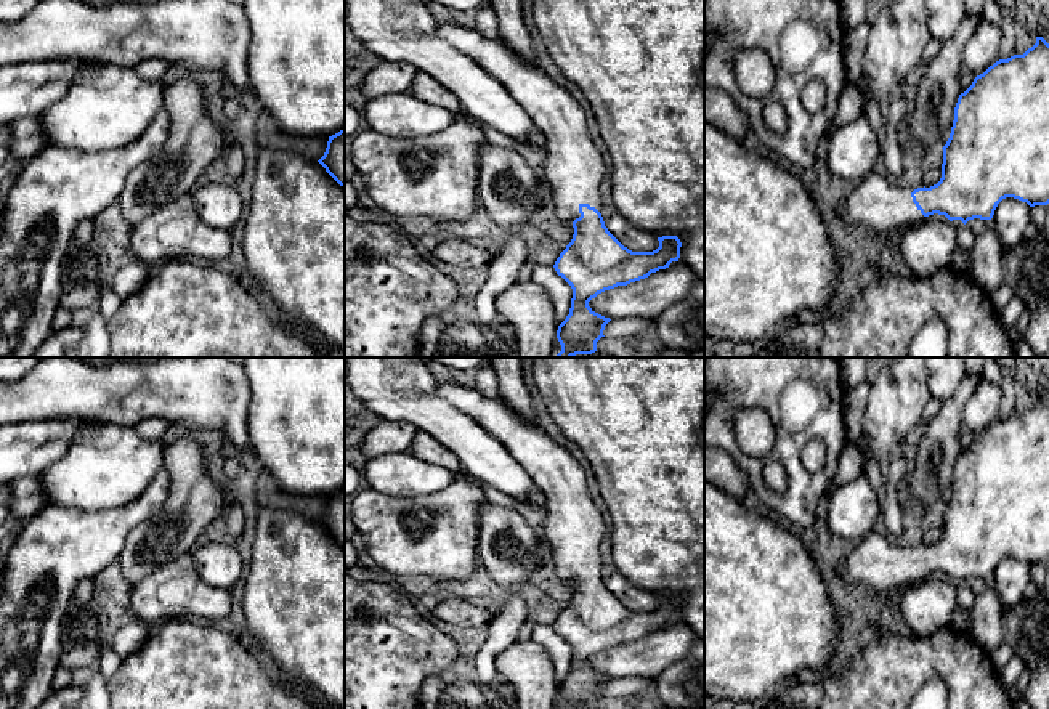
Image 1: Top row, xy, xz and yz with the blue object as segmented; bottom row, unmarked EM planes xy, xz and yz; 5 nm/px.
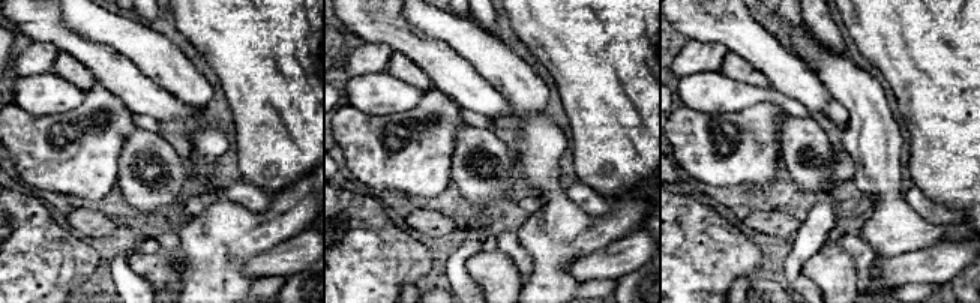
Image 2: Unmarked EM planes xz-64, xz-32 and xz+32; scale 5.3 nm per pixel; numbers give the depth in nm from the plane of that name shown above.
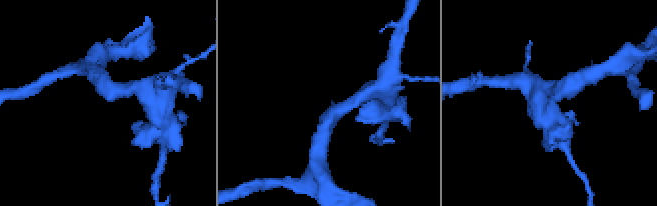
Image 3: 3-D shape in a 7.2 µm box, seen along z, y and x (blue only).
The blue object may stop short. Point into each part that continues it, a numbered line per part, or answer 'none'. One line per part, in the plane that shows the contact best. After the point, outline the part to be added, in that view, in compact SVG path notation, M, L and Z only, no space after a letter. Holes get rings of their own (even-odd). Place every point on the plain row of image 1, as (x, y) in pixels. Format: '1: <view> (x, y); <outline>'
1: xz (575, 528); M436 379L436 391L499 440L544 492L547 521L541 533L552 547L557 576L574 581L581 563L603 573L600 545L606 521L589 496L582 465L539 423L523 419L499 398L486 398L454 379Z

